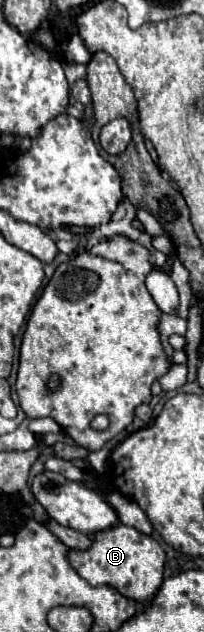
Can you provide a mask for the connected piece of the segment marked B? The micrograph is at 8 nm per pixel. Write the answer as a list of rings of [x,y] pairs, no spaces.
[[[115,524],[115,528],[91,534],[91,546],[87,550],[71,548],[67,558],[73,570],[81,578],[89,580],[89,584],[113,586],[119,594],[135,602],[151,602],[163,584],[163,566],[165,566],[163,548],[151,536],[125,524]]]

